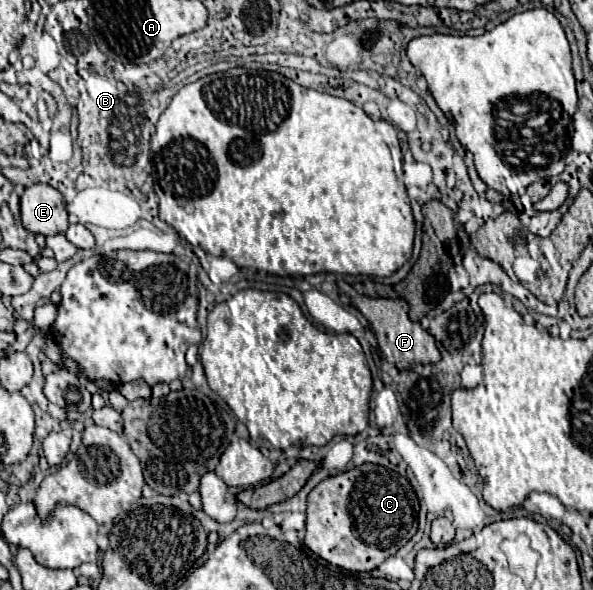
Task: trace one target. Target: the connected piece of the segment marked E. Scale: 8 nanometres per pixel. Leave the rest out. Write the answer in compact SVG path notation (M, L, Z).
M35 184L21 194L21 222L33 234L61 234L69 228L63 194L49 184Z

